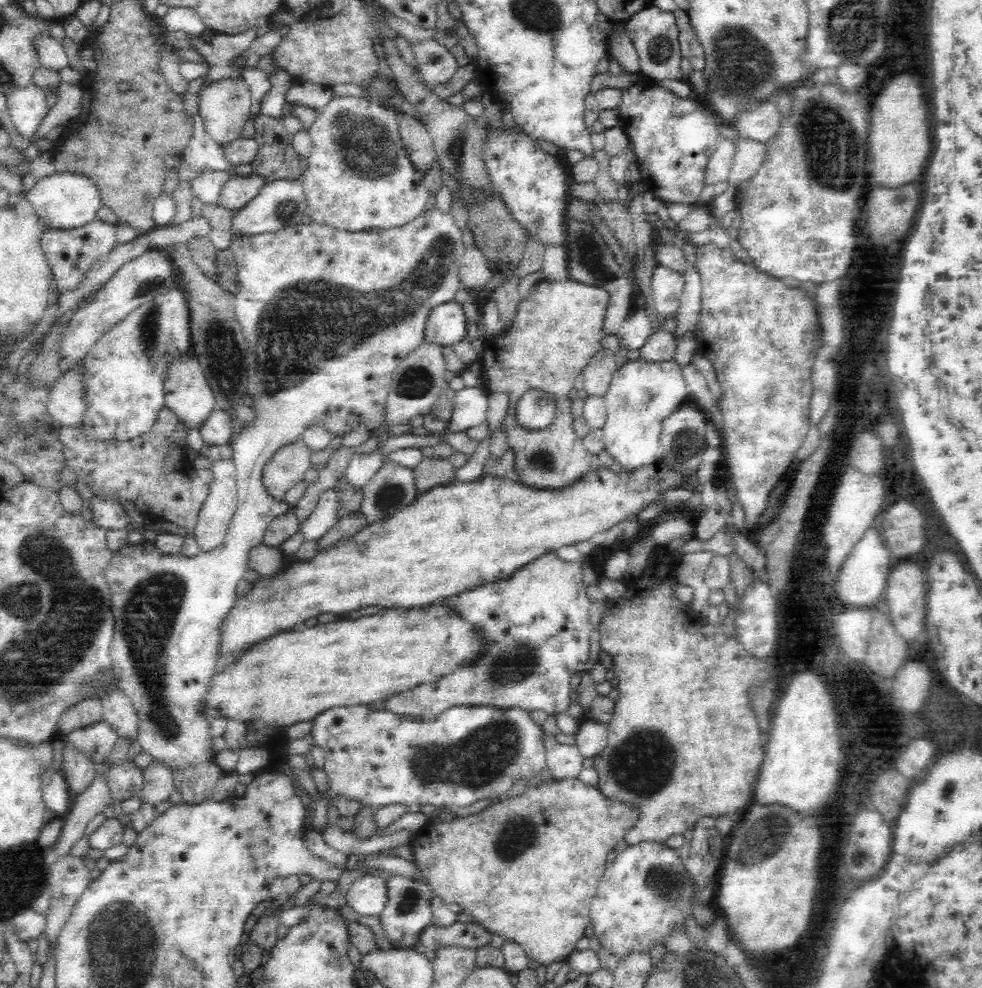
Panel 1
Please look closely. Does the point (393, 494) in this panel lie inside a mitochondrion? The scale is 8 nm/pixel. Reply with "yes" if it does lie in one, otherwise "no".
yes

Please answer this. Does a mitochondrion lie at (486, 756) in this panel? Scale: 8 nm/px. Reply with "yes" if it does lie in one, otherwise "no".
yes

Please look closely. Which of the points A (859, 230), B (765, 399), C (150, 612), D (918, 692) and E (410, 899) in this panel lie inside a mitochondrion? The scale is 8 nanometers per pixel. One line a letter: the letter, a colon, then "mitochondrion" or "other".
A: other
B: mitochondrion
C: mitochondrion
D: mitochondrion
E: mitochondrion

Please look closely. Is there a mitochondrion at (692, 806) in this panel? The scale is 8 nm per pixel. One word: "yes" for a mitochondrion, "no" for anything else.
no

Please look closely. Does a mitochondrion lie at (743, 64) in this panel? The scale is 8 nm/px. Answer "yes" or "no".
yes

